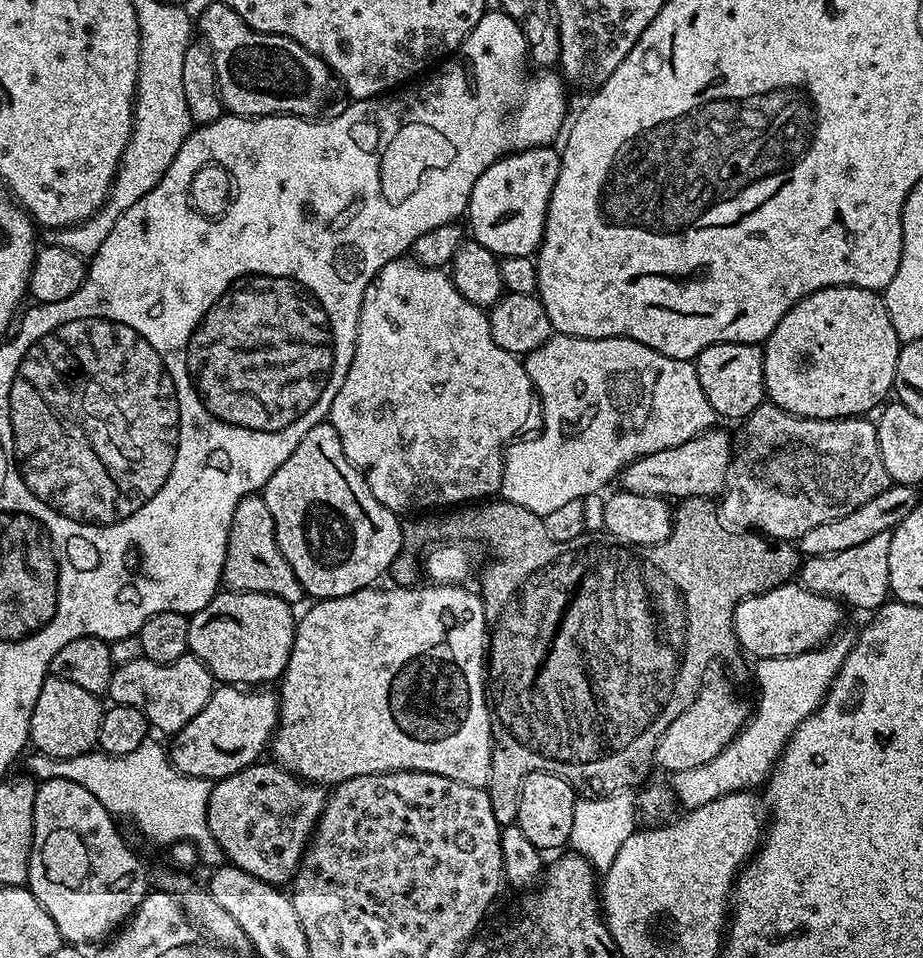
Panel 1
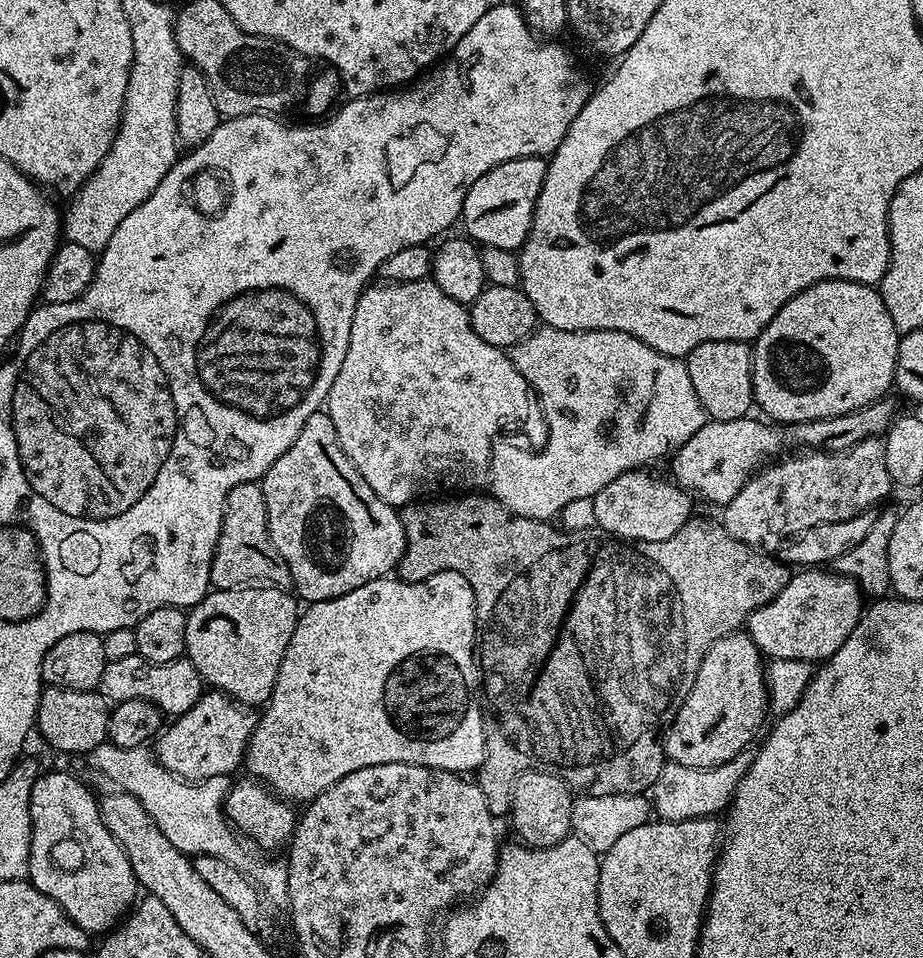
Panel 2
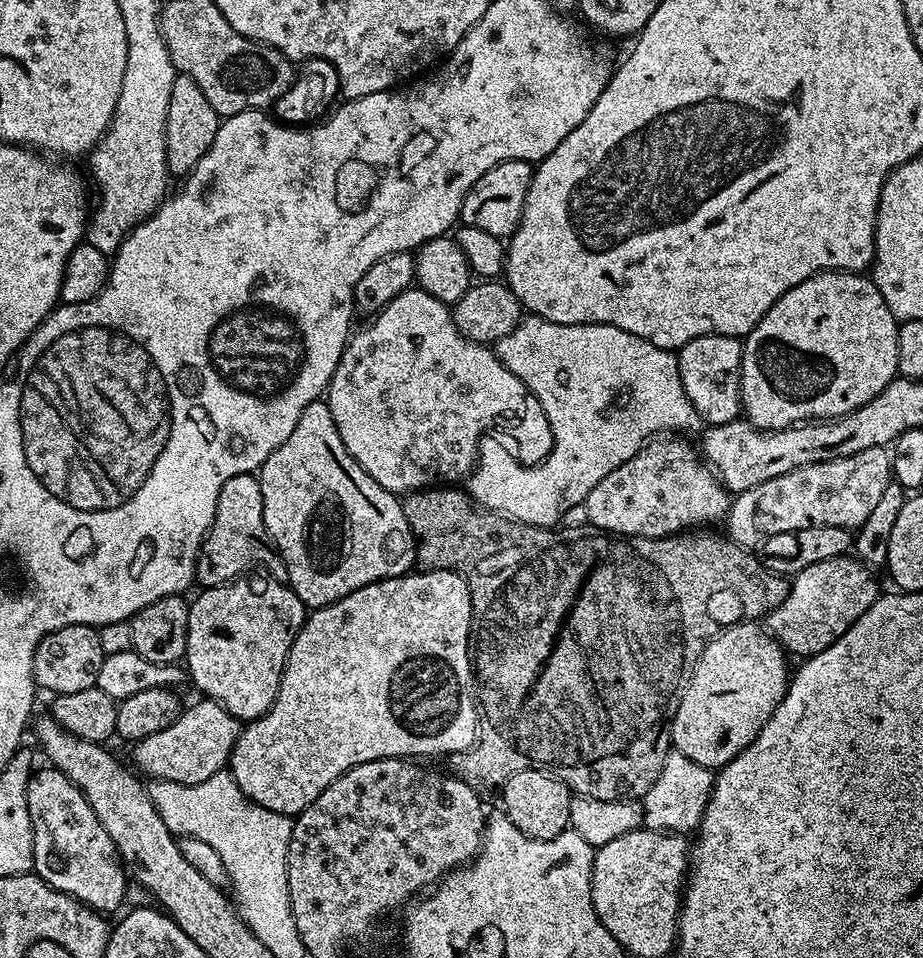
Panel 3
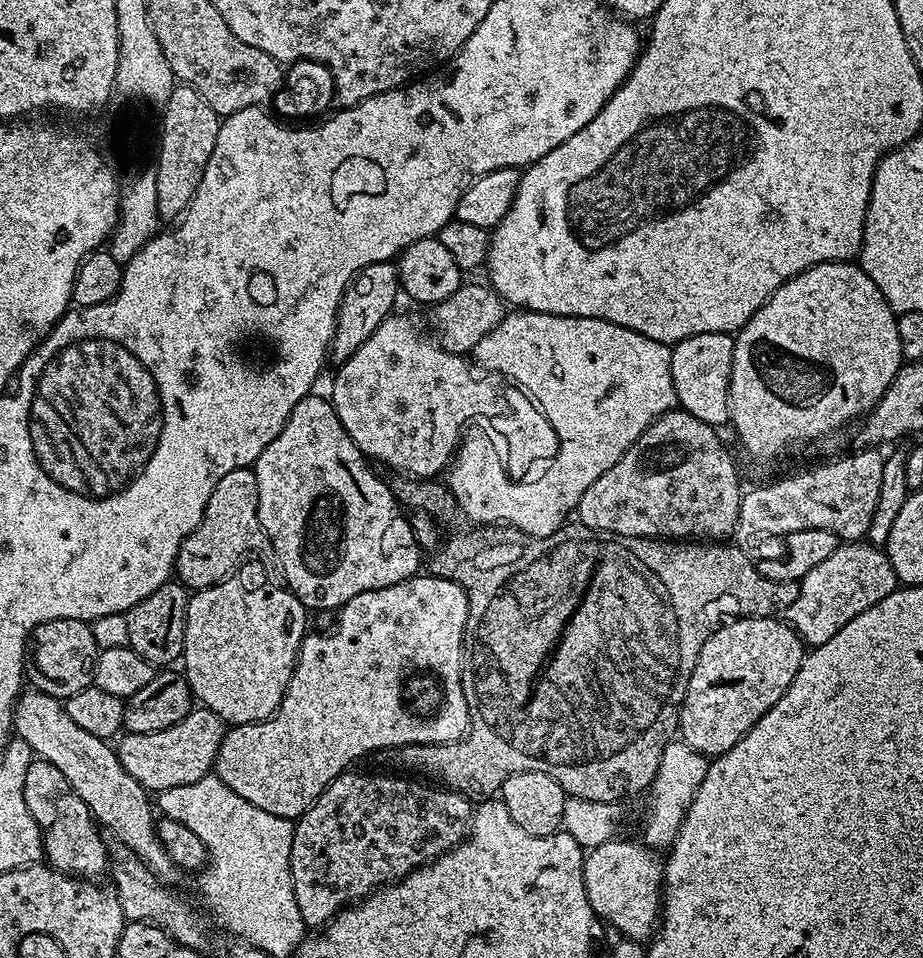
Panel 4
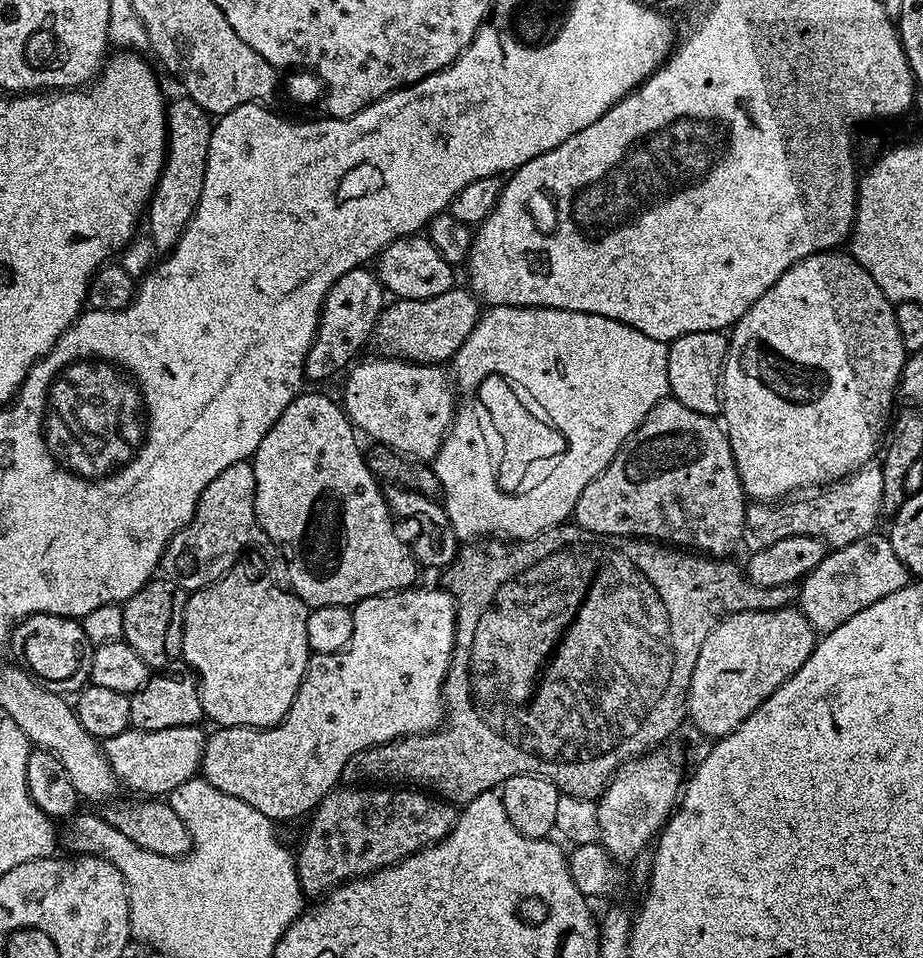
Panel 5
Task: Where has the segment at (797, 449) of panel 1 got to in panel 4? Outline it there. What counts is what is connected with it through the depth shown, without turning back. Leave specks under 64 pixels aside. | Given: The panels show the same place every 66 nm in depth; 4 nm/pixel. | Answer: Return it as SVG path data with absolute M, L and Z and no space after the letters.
M856 450L829 459L832 460L829 464L784 476L749 492L747 489L740 497L735 539L768 540L771 536L783 538L798 530L828 530L841 542L863 541L874 518L874 506L878 506L884 458L885 453L880 450Z

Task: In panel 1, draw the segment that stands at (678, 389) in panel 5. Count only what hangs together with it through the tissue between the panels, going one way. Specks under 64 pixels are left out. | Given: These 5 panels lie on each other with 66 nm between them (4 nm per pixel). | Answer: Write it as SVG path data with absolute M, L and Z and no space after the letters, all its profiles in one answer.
M715 344L706 346L695 358L698 382L702 382L702 390L717 417L743 422L760 404L765 403L764 394L764 354L755 344Z

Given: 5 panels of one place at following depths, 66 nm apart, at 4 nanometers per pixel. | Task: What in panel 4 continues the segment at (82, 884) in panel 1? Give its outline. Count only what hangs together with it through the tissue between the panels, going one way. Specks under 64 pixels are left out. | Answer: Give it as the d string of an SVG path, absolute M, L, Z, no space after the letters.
M33 759L30 770L26 770L26 786L22 786L22 794L26 794L26 806L30 806L30 814L34 814L34 822L40 827L44 860L49 868L81 878L100 878L96 876L104 876L109 871L109 845L100 837L101 829L92 819L86 802L78 798L74 786L66 782L58 766Z

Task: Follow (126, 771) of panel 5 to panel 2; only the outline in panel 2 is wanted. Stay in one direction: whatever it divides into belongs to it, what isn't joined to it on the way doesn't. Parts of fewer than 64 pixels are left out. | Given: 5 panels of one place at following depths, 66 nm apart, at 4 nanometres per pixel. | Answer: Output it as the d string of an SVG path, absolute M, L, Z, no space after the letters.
M215 690L205 691L198 698L198 702L190 710L186 710L186 714L175 717L171 721L172 724L163 729L159 733L158 739L154 744L154 755L160 761L162 767L170 770L176 776L180 776L183 780L197 781L209 780L215 776L233 775L232 771L238 769L244 762L244 751L248 749L248 743L252 737L252 731L256 728L257 717L251 716L247 707L236 703L232 697L227 696L224 692Z

